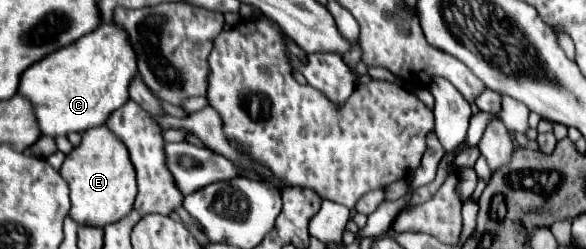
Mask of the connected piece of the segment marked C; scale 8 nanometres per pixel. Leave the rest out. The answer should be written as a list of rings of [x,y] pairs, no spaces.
[[[102,24],[94,32],[82,36],[82,40],[32,64],[20,76],[18,94],[24,96],[32,104],[40,132],[56,138],[62,134],[84,132],[84,130],[102,126],[114,110],[118,110],[122,104],[128,102],[128,84],[136,72],[138,72],[136,54],[132,50],[130,42],[126,40],[126,34],[114,24]]]

